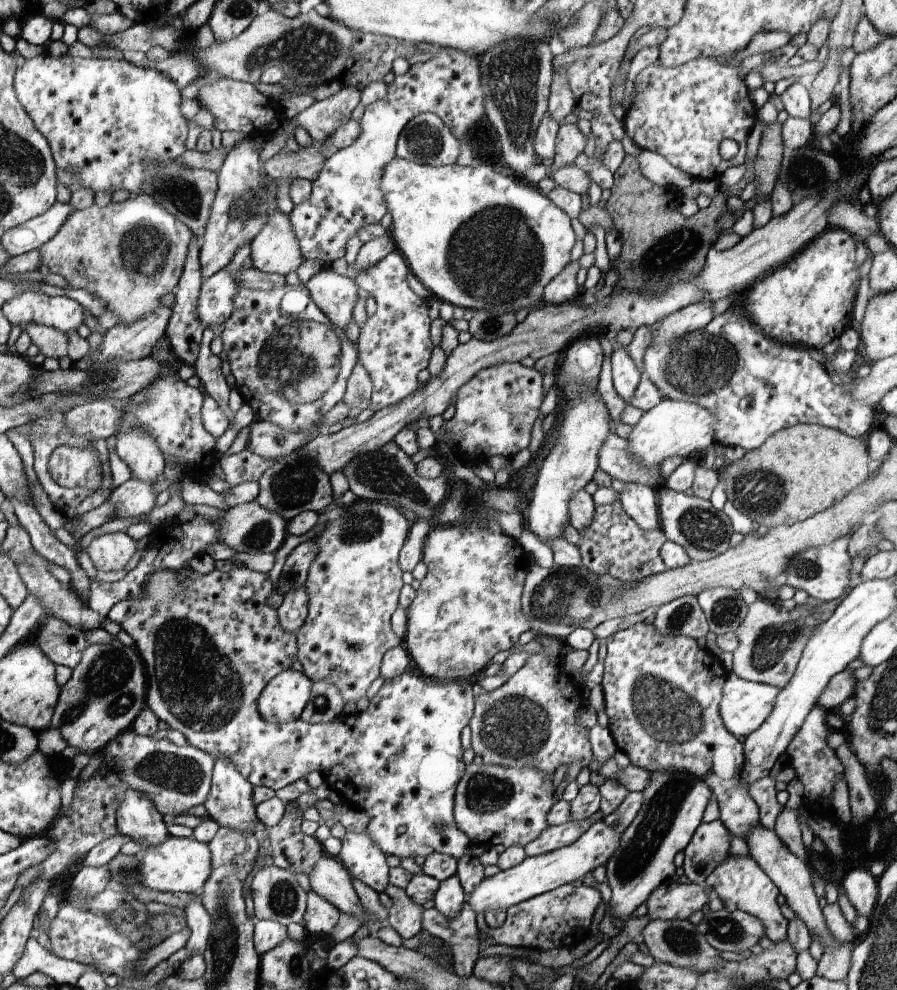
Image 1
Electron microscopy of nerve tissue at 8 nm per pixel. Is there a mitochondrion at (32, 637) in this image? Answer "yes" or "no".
no

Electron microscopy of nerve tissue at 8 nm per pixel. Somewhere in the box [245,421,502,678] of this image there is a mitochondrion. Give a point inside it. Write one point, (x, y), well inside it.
(384, 474)

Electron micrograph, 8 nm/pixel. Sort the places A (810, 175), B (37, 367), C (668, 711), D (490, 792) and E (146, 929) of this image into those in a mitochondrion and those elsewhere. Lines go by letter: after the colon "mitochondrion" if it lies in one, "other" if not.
A: mitochondrion
B: other
C: mitochondrion
D: mitochondrion
E: other

